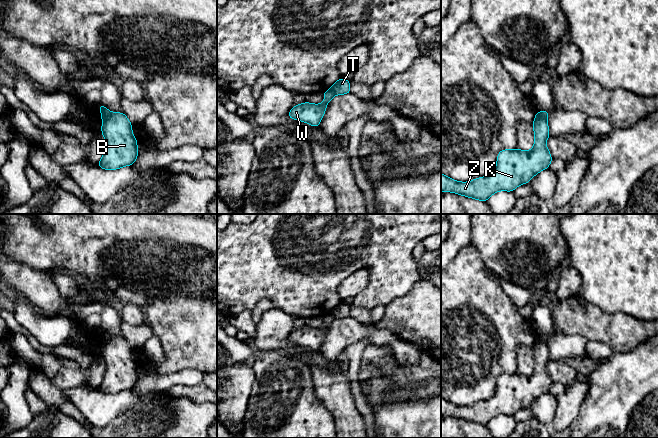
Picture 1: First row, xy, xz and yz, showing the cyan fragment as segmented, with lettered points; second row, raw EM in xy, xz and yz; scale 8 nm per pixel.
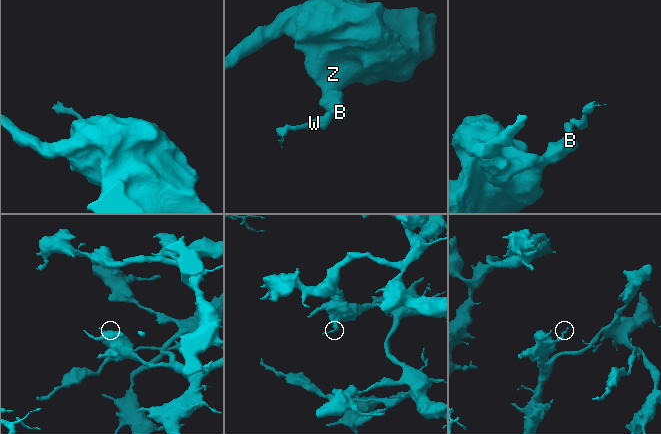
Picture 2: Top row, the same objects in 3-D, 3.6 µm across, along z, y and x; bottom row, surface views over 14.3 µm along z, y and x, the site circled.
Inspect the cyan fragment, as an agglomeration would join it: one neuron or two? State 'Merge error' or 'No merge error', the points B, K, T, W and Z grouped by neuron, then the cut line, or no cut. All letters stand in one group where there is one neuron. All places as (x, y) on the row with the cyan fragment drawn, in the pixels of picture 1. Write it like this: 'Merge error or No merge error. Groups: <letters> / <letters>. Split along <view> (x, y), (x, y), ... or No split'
Merge error. Groups: B K T Z / W. Split along xy (111, 112), (103, 120)

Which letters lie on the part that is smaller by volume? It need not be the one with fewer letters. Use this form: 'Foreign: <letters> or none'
Foreign: W

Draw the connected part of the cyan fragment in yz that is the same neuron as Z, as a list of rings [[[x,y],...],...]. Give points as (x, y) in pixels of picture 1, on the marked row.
[[[538,111],[533,121],[534,146],[530,151],[519,148],[503,149],[497,155],[492,174],[468,182],[453,180],[441,173],[441,192],[452,192],[487,202],[498,191],[513,192],[542,170],[548,169],[553,160],[546,141],[550,137],[547,119]]]

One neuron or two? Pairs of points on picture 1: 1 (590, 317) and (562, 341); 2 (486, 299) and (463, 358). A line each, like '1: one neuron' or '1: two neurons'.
1: two neurons
2: one neuron

